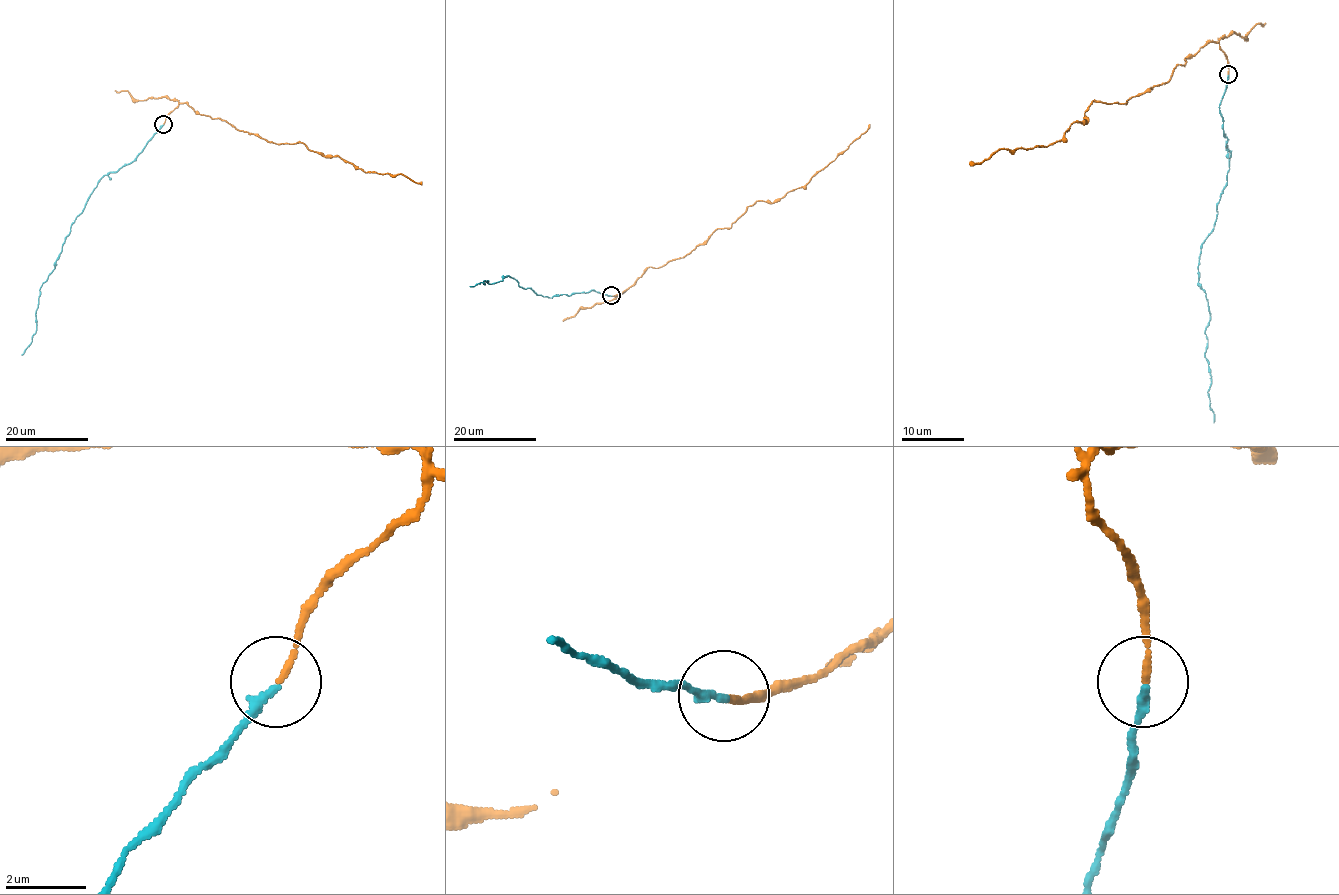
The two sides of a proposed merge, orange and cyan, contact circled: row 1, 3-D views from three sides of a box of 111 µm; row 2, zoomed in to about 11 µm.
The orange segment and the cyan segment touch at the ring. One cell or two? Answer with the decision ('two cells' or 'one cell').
two cells

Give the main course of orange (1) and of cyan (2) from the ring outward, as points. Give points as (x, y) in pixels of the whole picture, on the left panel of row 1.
1: (163, 124), (178, 105), (187, 103), (268, 142), (300, 143), (364, 172), (402, 174), (421, 184)
2: (163, 125), (132, 161), (101, 179), (76, 218), (54, 269), (39, 290), (36, 331), (22, 355)

